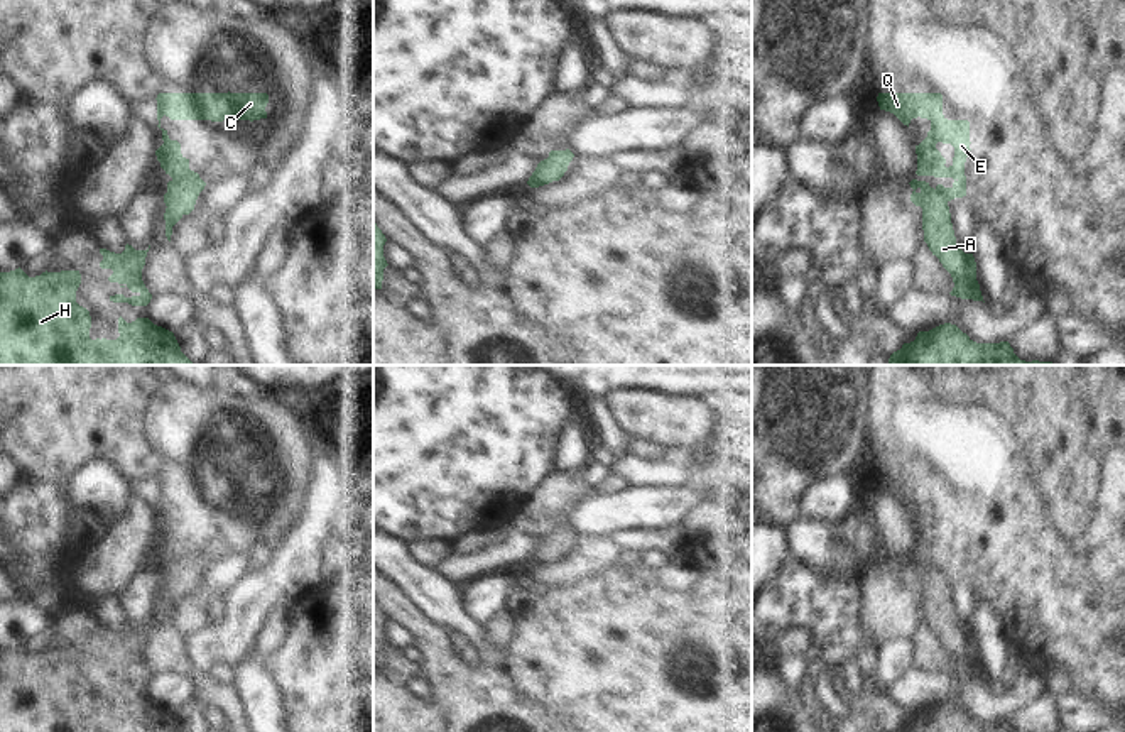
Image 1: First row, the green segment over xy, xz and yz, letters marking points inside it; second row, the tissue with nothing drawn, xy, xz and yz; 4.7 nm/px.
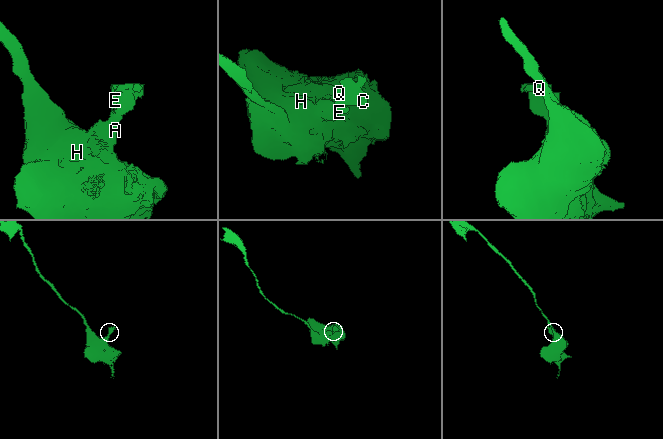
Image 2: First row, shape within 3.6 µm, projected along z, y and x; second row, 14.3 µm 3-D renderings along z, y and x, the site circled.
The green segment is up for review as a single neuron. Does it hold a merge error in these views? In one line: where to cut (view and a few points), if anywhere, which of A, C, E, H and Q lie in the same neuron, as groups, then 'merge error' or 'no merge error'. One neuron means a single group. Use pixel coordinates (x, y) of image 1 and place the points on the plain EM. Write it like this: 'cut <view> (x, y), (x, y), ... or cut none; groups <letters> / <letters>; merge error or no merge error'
cut none; groups A C E H Q; no merge error

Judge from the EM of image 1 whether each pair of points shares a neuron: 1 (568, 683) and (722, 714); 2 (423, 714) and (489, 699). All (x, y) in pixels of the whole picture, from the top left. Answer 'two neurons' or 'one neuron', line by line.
1: one neuron
2: two neurons

